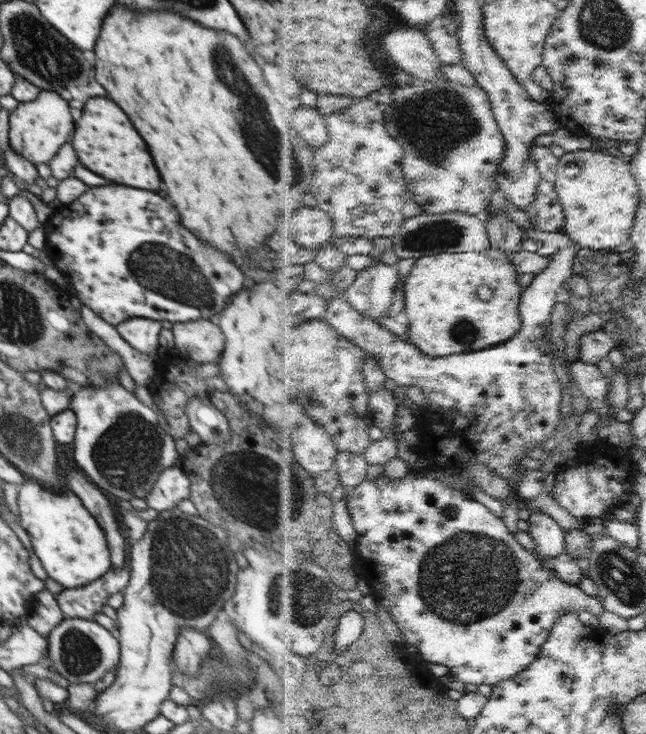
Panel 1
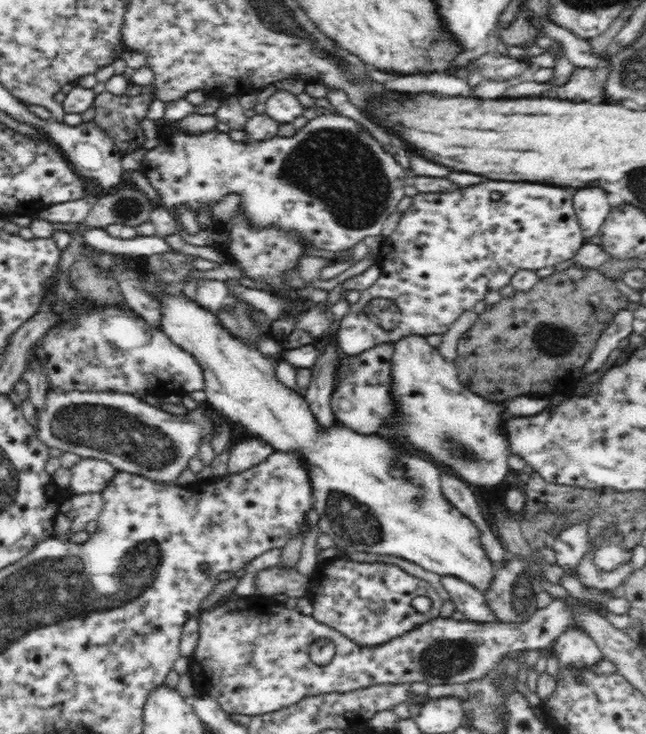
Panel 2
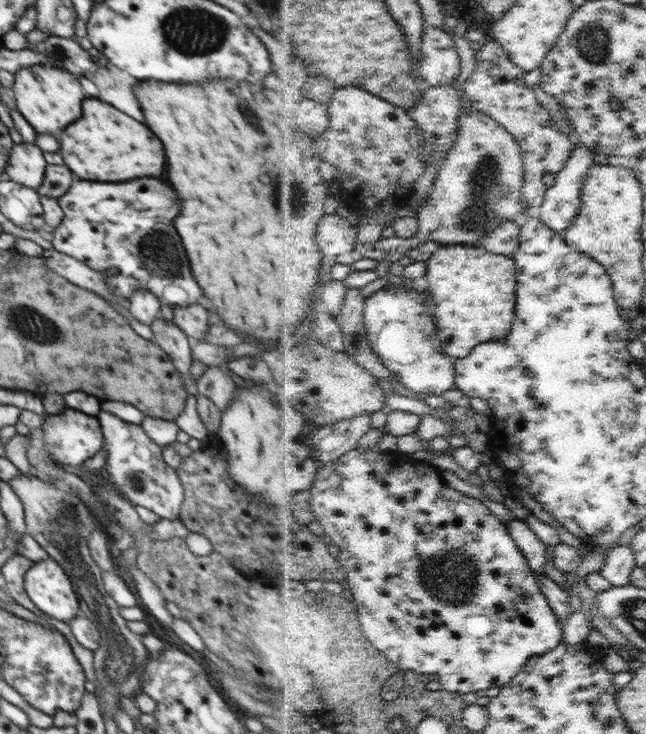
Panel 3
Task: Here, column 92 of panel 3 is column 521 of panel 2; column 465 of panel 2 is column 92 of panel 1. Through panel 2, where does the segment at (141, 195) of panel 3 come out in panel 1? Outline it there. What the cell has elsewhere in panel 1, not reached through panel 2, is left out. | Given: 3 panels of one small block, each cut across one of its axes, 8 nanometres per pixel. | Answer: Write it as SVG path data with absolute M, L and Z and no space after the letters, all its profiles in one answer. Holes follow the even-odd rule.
M98 186L98 188L89 188L82 196L70 203L62 204L61 207L51 215L51 217L44 223L46 236L46 252L51 258L54 266L66 274L70 282L76 290L77 298L81 304L88 306L94 314L97 314L111 324L116 326L120 322L124 322L130 318L149 318L152 320L169 320L175 322L195 321L196 319L215 319L217 315L224 310L224 307L230 303L232 297L240 292L242 282L244 282L244 274L240 272L238 266L232 264L232 260L222 254L220 250L206 246L198 240L196 234L192 234L190 230L186 230L180 222L178 212L174 210L172 204L168 204L162 196L148 192L148 190L140 190L140 188L130 188L130 186Z

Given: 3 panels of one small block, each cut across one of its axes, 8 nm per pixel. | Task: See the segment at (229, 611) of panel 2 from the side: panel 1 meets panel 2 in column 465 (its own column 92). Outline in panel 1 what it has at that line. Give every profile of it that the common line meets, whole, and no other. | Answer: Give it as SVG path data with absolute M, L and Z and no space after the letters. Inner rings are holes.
M64 618L62 623L50 631L46 639L52 666L72 684L99 681L108 670L114 670L119 665L121 646L117 634L108 631L92 619Z

